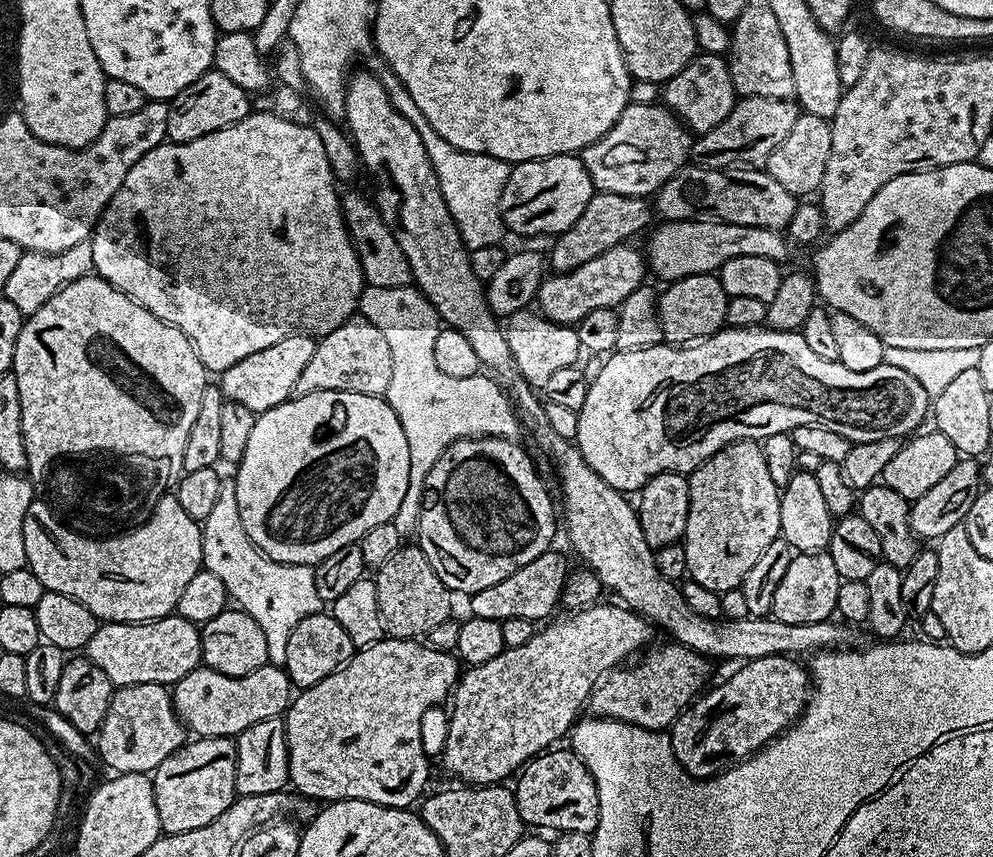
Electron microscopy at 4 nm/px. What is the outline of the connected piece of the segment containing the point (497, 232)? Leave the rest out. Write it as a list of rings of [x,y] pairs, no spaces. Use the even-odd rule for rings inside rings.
[[[385,71],[382,79],[394,110],[398,110],[398,114],[408,119],[414,130],[418,130],[422,146],[426,146],[426,154],[430,154],[430,162],[436,171],[442,194],[446,198],[446,206],[458,226],[458,234],[464,247],[471,250],[491,244],[499,245],[500,239],[506,236],[504,220],[500,216],[500,199],[508,181],[510,171],[508,161],[477,152],[463,152],[450,146],[450,142],[446,142],[446,138],[442,138],[438,130],[434,130],[434,126],[426,122],[426,114],[418,110],[414,98],[410,98],[406,86],[402,86],[402,82],[394,73]]]

